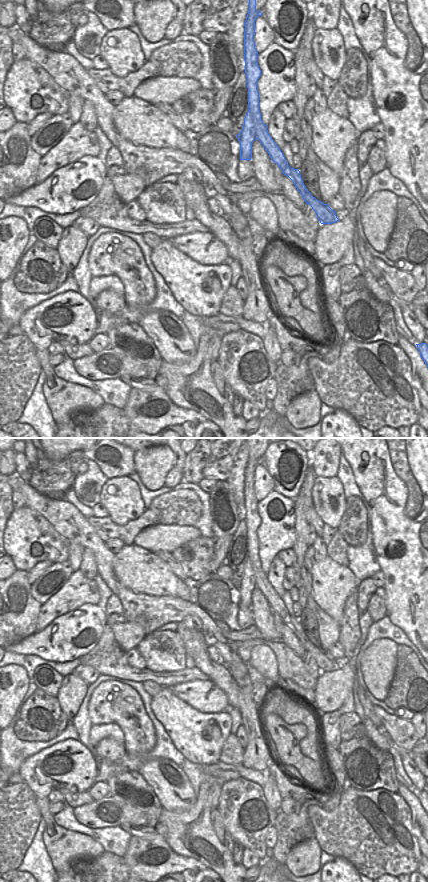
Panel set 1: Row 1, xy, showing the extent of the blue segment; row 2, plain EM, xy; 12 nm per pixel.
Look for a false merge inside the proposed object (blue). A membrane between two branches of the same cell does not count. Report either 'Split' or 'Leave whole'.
Split.

